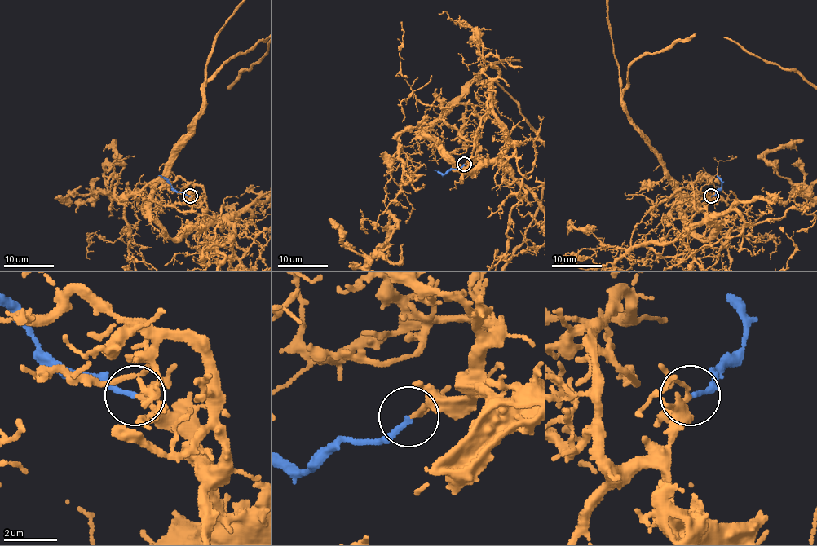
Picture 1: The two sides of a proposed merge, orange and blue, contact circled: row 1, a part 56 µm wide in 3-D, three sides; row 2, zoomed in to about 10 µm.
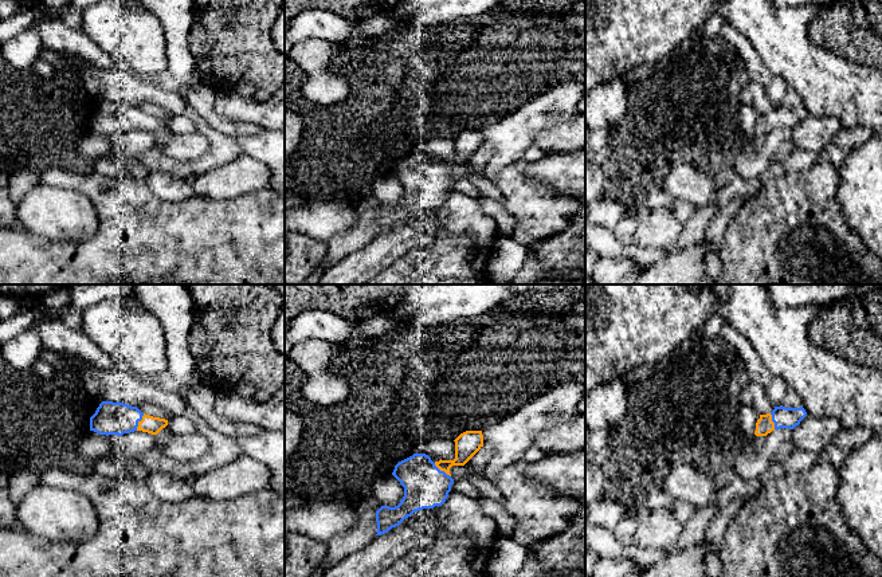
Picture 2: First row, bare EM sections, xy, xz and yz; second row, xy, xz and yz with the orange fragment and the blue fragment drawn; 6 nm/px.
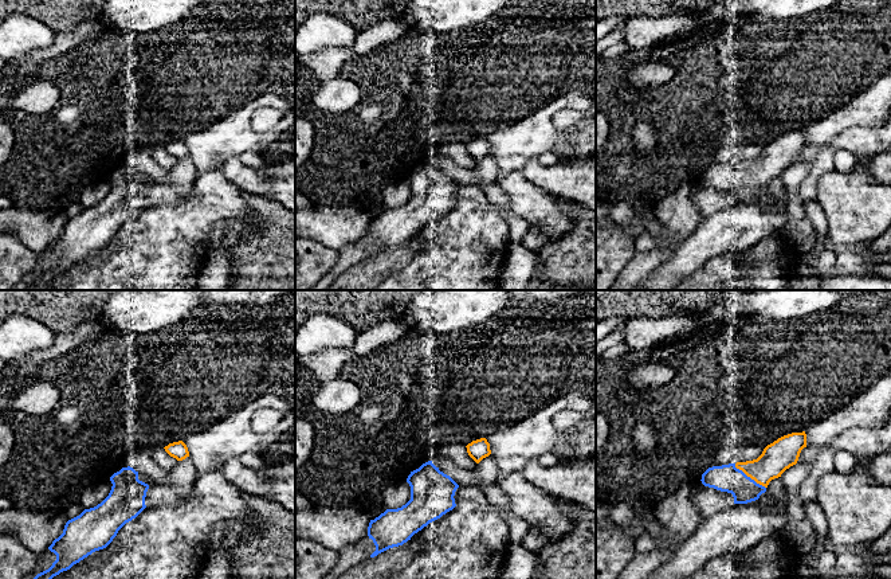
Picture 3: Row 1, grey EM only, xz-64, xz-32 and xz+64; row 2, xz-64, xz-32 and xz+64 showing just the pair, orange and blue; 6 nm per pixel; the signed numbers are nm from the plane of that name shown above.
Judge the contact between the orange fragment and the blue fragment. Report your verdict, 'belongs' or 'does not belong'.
belongs

